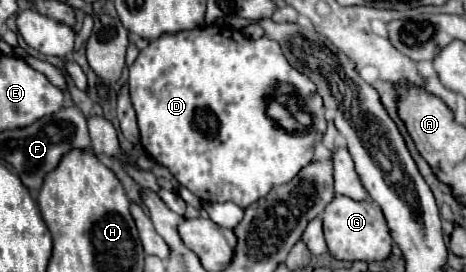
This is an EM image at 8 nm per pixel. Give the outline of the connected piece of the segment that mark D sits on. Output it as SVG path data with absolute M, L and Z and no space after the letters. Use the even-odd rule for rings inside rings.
M203 26L177 34L163 34L149 42L129 66L131 102L137 112L141 146L161 166L165 166L181 186L191 190L203 202L235 202L241 208L263 198L271 188L287 184L301 168L305 168L313 154L311 146L321 140L321 124L325 106L317 94L317 86L299 70L295 70L281 52L279 42L263 36L251 40L241 36L239 30ZM273 82L289 82L301 94L301 106L313 116L313 130L303 134L285 134L277 130L273 120L265 114L265 94L273 90Z

